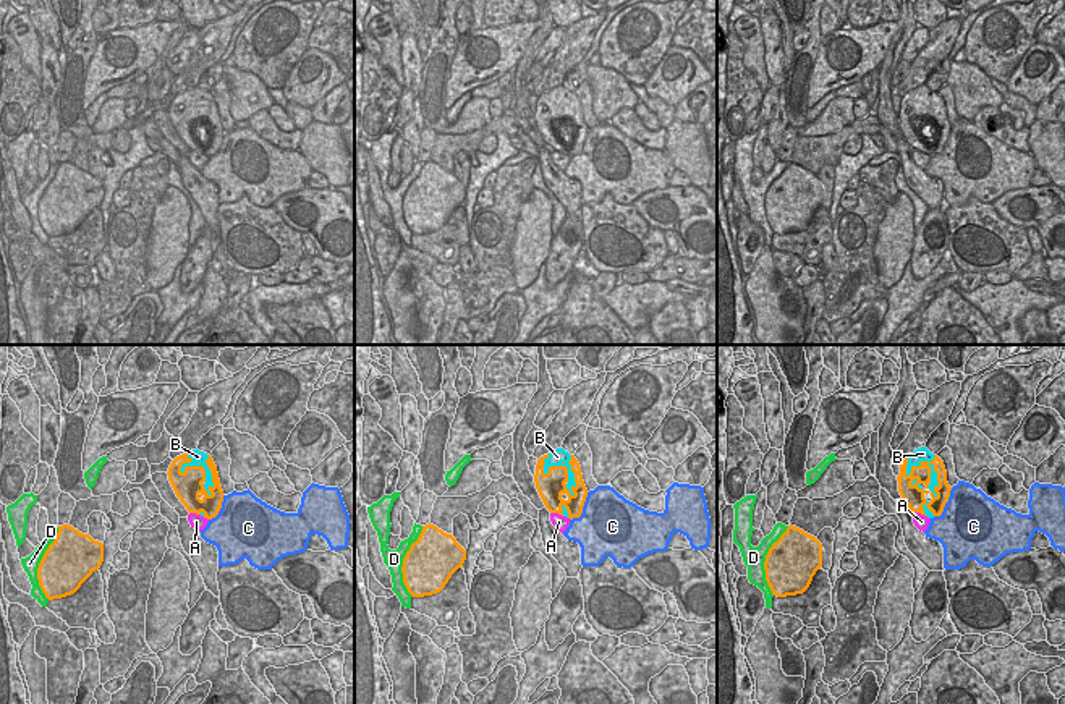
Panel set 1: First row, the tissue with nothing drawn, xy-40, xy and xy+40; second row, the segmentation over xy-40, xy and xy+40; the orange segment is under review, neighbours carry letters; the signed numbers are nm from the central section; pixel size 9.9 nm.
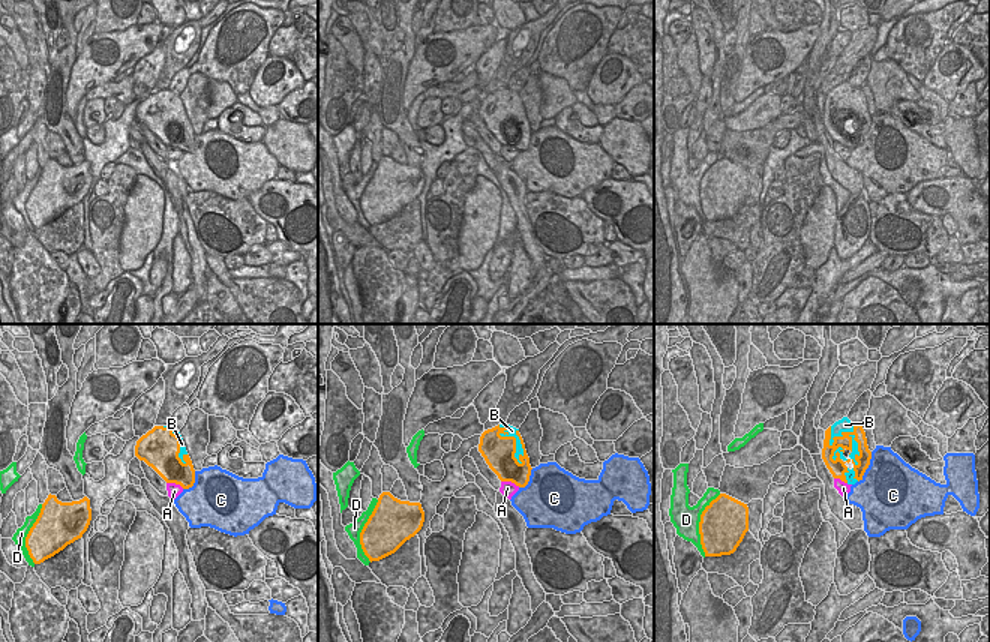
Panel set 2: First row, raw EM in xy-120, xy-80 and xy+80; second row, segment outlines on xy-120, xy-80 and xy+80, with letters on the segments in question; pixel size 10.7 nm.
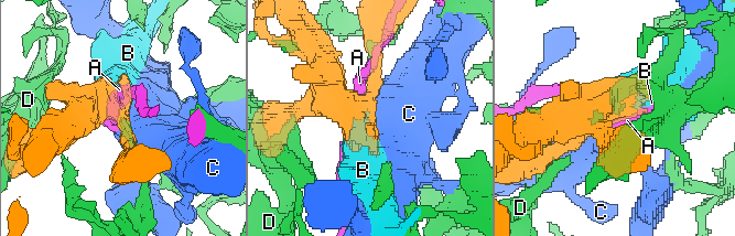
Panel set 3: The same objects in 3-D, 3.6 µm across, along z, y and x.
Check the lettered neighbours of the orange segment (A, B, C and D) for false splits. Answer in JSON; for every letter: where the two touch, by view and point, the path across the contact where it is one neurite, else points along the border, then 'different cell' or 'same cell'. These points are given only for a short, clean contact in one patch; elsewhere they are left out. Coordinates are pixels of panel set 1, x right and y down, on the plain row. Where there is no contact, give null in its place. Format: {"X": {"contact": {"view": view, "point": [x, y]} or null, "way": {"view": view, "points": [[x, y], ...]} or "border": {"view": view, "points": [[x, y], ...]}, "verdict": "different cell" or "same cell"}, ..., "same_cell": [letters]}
{"A": {"contact": {"view": "xy", "point": [557, 149]}, "verdict": "different cell"}, "B": {"contact": {"view": "xy-40", "point": [209, 106]}, "verdict": "same cell"}, "C": {"contact": {"view": "xy", "point": [581, 146]}, "verdict": "different cell"}, "D": {"contact": {"view": "xy-40", "point": [39, 201]}, "verdict": "different cell"}, "same_cell": ["B"]}

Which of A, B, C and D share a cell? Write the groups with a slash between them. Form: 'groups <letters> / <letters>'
groups A / B / C / D

